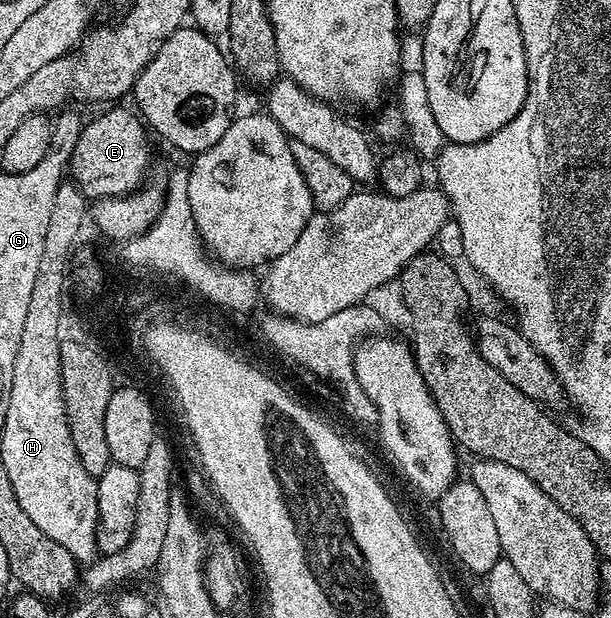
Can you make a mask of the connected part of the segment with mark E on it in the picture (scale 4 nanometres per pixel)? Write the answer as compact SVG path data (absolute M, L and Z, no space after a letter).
M110 107L107 113L102 113L94 122L83 124L82 130L80 131L80 139L76 143L76 147L72 151L70 156L70 163L68 166L68 177L69 180L74 182L78 186L80 192L87 199L101 199L104 197L125 197L141 188L143 188L144 182L142 181L146 177L146 168L150 165L150 137L151 134L148 132L147 126L144 124L143 118L139 116L133 108L130 109L114 109L118 107Z

